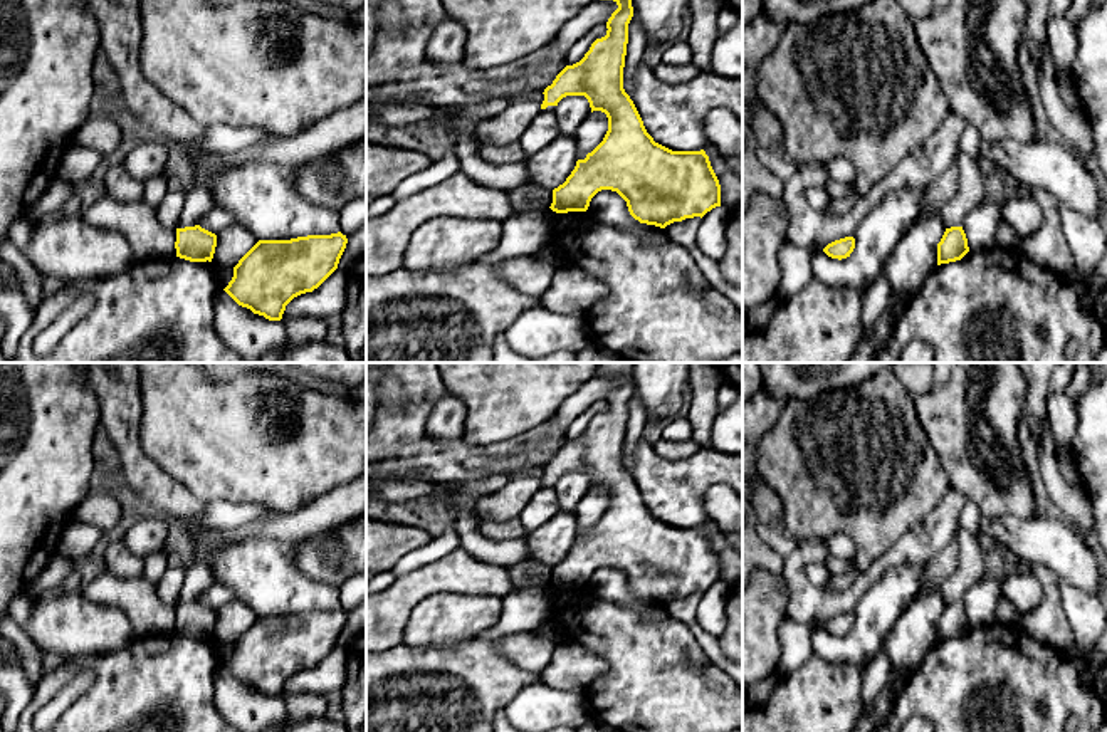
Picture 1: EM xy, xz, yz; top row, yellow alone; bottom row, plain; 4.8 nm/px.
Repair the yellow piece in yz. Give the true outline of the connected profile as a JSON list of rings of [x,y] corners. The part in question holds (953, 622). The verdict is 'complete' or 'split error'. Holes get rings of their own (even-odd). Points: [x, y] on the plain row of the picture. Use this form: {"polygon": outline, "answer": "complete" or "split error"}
{"polygon": [[[963,603],[946,604],[937,620],[937,641],[961,636],[969,628]]], "answer": "complete"}

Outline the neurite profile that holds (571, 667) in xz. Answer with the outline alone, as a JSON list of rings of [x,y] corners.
[[[558,641],[554,655],[541,672],[543,682],[559,690],[586,690],[608,670],[608,661],[574,641]]]

